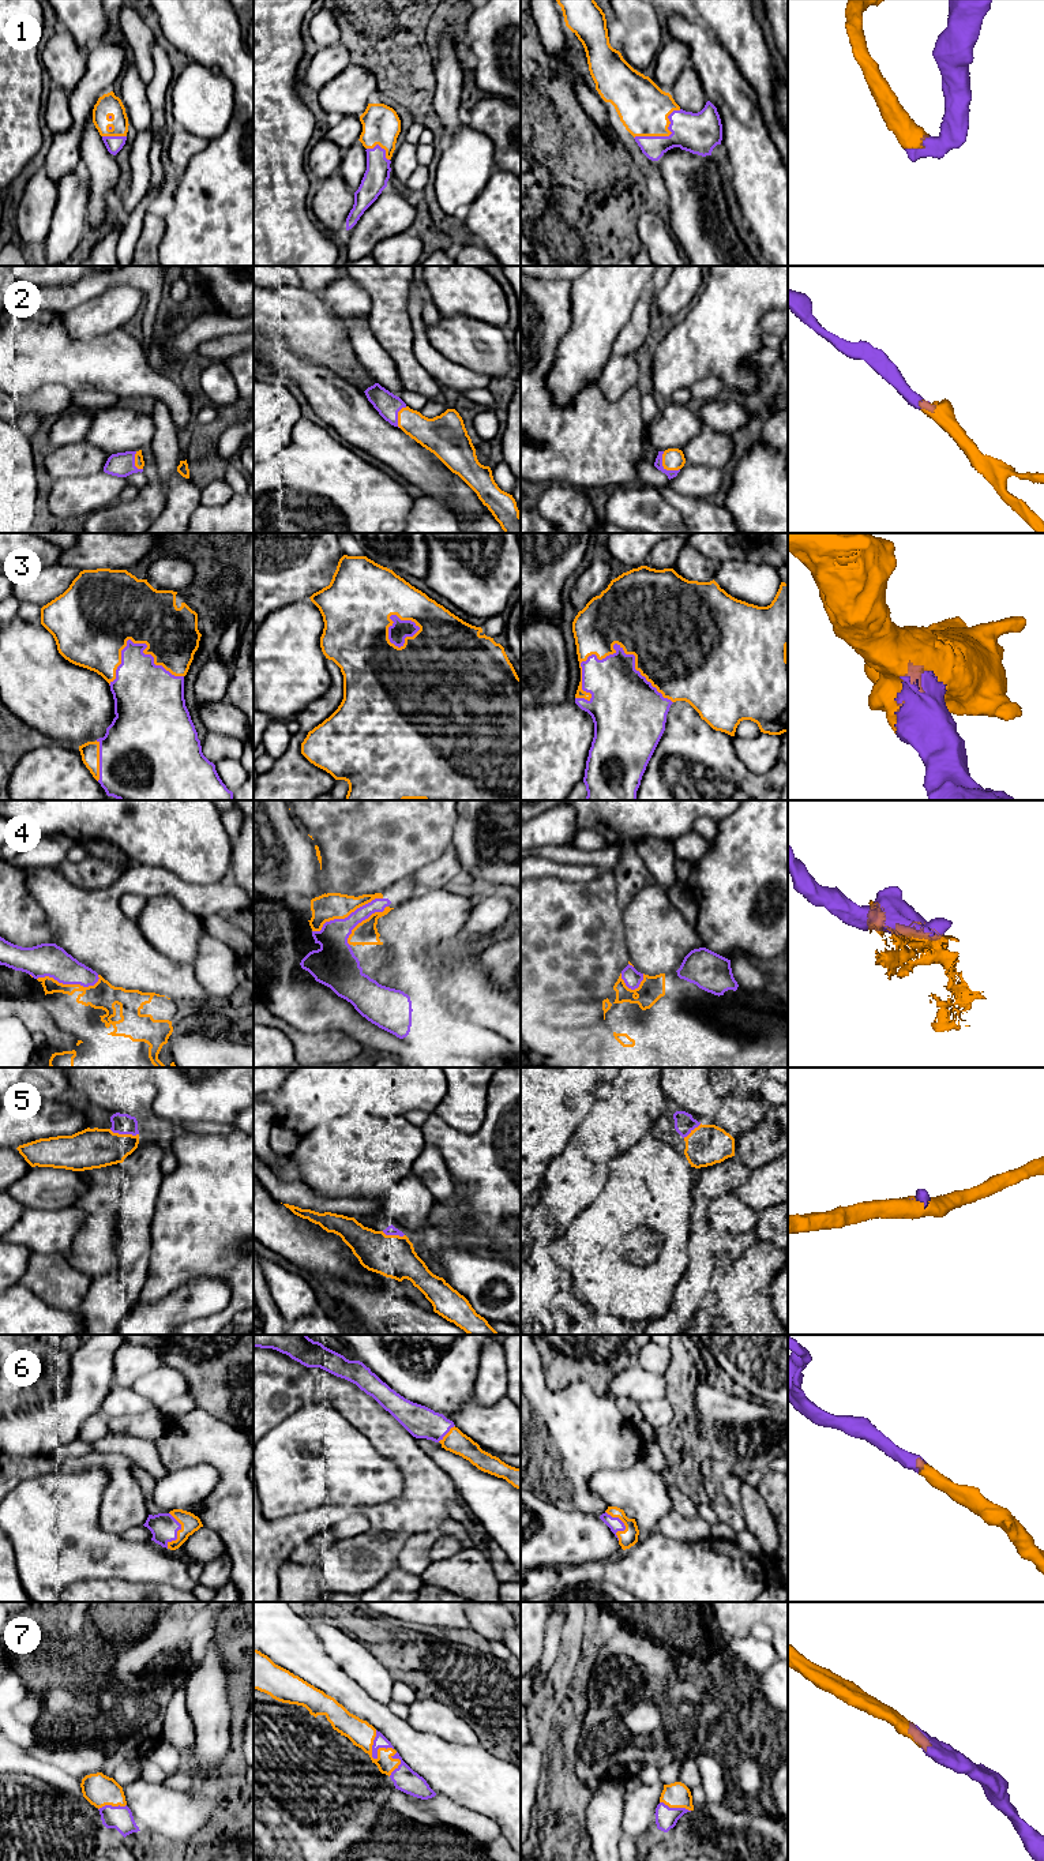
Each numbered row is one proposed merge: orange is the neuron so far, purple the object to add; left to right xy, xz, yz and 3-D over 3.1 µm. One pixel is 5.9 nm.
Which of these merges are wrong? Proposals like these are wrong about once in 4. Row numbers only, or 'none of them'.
4

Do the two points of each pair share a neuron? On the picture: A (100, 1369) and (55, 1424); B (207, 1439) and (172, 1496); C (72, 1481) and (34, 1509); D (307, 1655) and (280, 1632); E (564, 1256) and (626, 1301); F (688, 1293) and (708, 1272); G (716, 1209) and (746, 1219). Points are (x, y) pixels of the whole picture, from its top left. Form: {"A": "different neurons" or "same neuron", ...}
{"A": "same neuron", "B": "different neurons", "C": "same neuron", "D": "same neuron", "E": "different neurons", "F": "same neuron", "G": "same neuron"}

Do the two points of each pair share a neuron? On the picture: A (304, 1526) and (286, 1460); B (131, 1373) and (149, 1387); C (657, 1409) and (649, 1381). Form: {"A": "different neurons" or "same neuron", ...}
{"A": "different neurons", "B": "different neurons", "C": "different neurons"}

